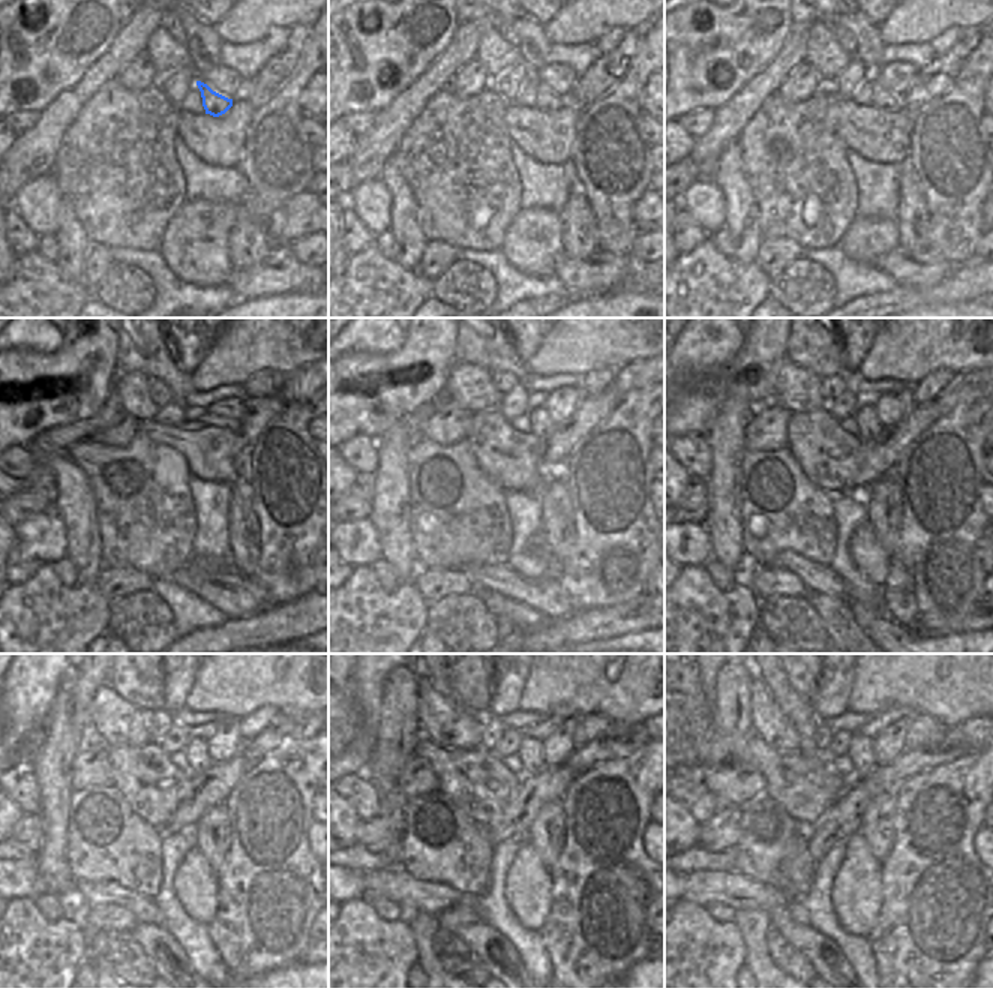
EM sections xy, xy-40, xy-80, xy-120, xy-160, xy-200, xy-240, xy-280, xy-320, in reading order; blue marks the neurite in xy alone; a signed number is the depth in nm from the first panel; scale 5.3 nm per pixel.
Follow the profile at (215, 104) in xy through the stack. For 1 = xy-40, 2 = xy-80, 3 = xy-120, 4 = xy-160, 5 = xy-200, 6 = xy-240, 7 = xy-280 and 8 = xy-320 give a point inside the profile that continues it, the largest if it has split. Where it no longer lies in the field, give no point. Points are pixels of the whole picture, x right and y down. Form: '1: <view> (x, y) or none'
1: xy-40 (546, 99)
2: xy-80 (882, 99)
3: xy-120 (207, 431)
4: xy-160 (540, 425)
5: xy-200 (870, 426)
6: xy-240 (195, 751)
7: xy-280 (530, 750)
8: xy-320 (861, 751)

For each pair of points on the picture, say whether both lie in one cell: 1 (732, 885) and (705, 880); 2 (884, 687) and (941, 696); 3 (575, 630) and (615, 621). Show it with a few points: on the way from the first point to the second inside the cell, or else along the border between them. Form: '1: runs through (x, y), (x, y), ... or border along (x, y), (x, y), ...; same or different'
1: runs through (726, 885), (711, 885); same
2: runs through (897, 687), (927, 687); same
3: runs through (585, 627), (605, 622); same

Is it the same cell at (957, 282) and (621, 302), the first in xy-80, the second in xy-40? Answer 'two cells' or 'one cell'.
two cells

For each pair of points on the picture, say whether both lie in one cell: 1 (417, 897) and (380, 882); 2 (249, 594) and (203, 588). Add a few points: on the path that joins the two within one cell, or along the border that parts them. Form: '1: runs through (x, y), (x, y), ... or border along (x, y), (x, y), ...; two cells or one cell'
1: runs through (408, 894), (395, 883), (389, 883); one cell
2: runs through (237, 594), (215, 591); one cell

